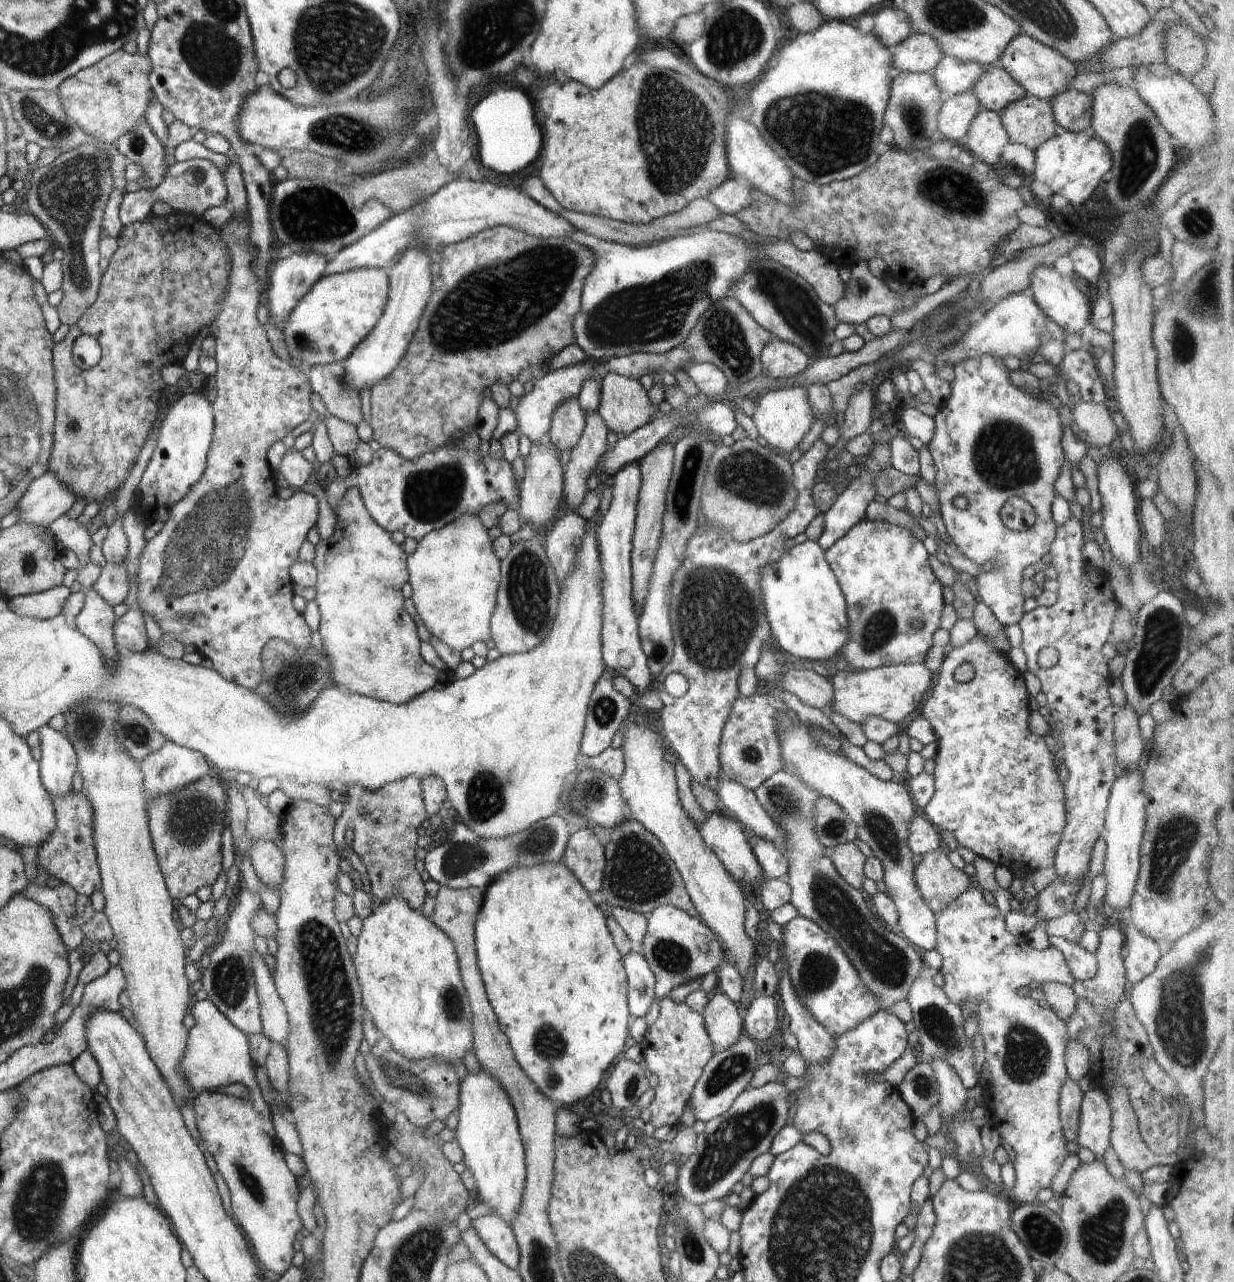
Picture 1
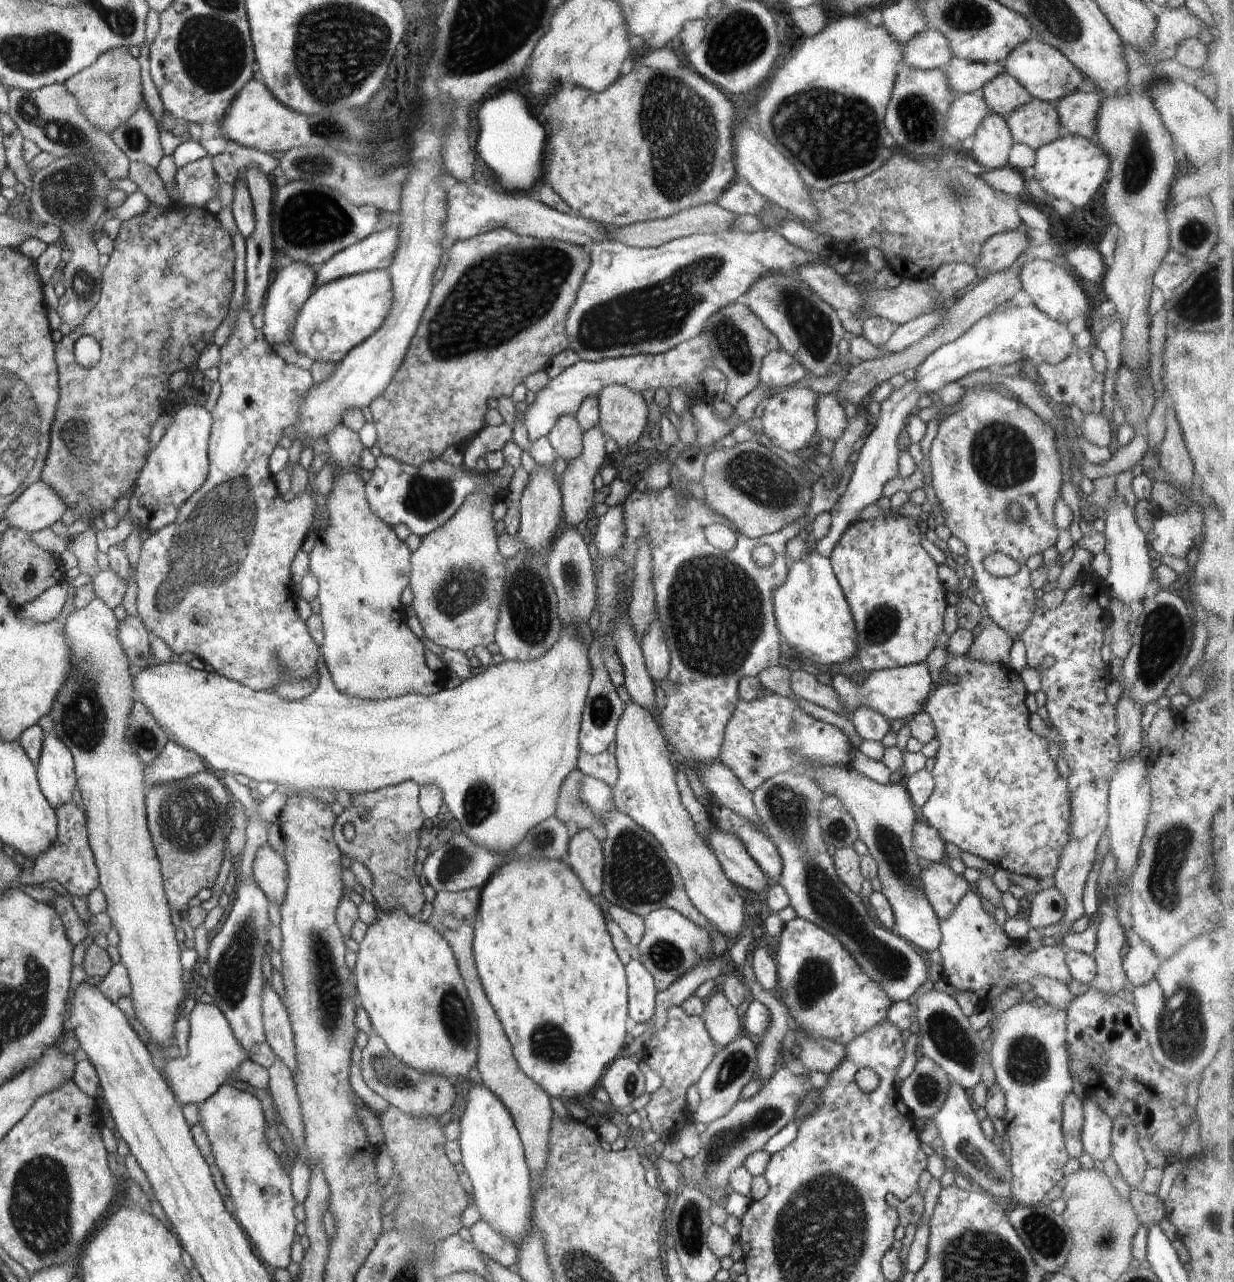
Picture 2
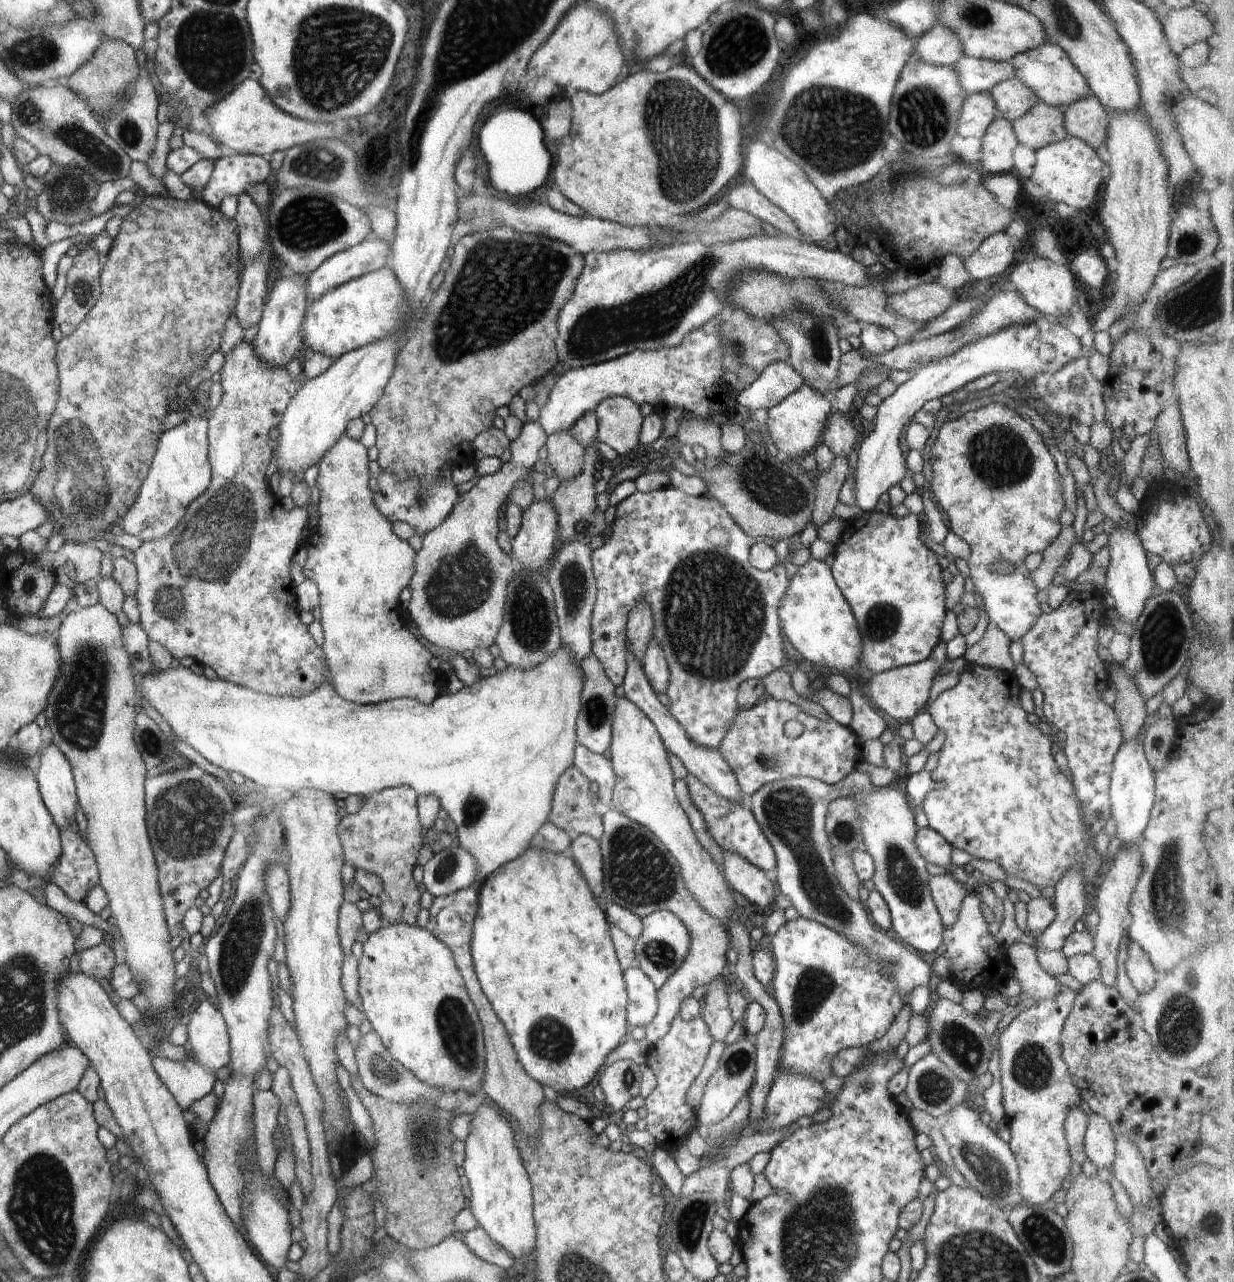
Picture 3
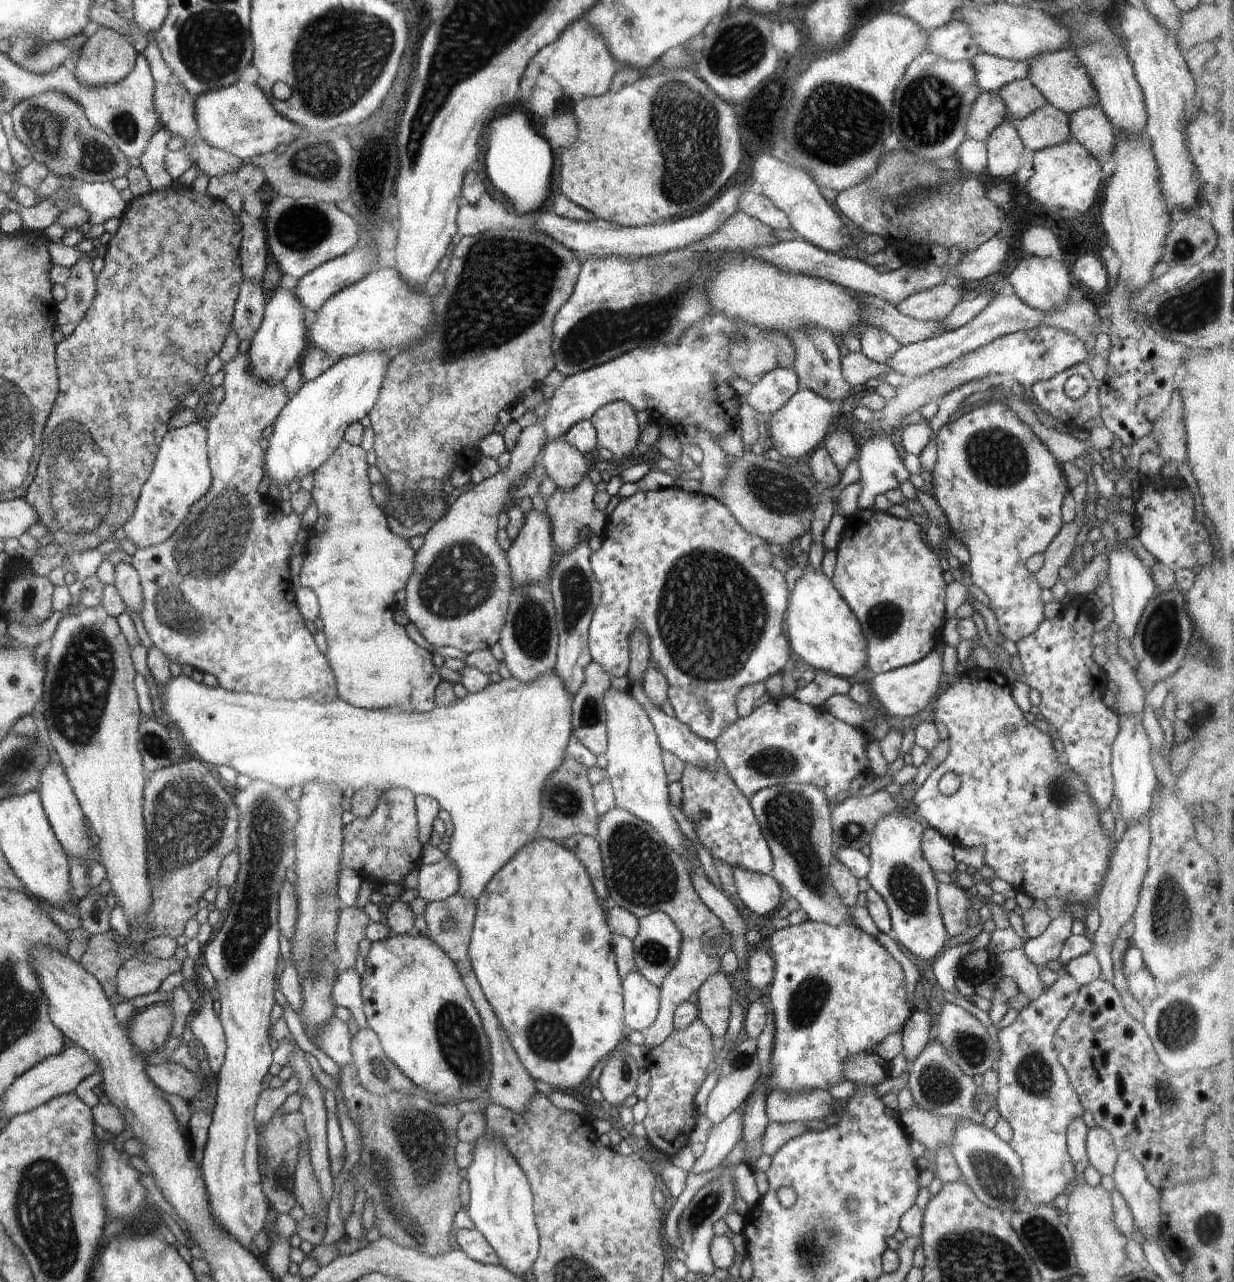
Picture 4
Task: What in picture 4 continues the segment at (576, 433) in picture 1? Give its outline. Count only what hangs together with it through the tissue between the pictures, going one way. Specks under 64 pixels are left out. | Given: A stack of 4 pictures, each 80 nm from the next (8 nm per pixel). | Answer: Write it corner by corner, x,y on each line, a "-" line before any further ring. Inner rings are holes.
562,437
548,441
539,460
547,470
557,490
572,490
589,472
586,458

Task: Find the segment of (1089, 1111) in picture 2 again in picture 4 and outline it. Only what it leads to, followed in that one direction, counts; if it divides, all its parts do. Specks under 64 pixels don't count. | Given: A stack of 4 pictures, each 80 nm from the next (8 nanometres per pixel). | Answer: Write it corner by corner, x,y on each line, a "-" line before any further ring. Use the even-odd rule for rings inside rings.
1090,1122
1086,1137
1086,1148
1092,1165
1101,1176
1111,1177
1114,1174
1118,1158
1118,1148
1111,1134

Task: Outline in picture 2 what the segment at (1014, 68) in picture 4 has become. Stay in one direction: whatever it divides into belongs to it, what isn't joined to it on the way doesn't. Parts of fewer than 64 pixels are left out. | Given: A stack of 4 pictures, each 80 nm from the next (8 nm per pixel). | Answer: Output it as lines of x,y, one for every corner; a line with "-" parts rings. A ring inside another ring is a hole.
954,57
944,70
945,75
949,78
949,87
953,88
956,93
980,93
983,86
996,78
999,74
1005,72
1005,68
1001,63
979,63
976,61
971,61
970,59
963,59

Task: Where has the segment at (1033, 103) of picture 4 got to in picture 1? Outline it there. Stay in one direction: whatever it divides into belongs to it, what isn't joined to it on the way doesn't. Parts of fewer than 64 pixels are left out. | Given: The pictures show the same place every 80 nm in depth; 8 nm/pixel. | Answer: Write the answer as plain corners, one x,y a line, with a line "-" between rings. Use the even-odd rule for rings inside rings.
998,64
989,69
976,81
972,92
982,108
1001,113
1010,103
1023,99
1027,92

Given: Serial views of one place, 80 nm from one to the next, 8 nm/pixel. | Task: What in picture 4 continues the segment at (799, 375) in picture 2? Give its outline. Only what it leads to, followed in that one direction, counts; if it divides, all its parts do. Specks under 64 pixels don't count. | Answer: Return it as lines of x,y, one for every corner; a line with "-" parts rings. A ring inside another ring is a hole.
778,367
767,372
748,394
739,397
739,401
741,404
748,403
757,413
761,412
768,418
799,391
798,383
799,378
794,370

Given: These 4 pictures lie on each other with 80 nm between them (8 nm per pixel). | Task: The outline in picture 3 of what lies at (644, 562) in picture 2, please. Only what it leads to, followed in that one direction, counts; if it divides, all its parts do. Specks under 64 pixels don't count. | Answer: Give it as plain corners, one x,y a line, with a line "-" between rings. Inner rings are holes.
644,602
636,604
629,612
625,635
627,646
634,658
643,664
647,646
653,639
654,623
649,604

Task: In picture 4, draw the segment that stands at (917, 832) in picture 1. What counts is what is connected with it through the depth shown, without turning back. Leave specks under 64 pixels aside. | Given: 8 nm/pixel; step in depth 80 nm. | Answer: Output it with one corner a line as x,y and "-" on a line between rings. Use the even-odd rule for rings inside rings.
928,828
921,838
921,851
926,862
934,872
942,871
951,876
957,873
957,862
954,859
954,845
937,830

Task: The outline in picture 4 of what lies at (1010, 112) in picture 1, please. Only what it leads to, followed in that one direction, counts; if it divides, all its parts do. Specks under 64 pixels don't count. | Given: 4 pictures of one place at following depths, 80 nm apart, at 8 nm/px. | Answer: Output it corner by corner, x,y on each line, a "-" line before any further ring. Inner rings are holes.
1048,102
1014,125
1024,146
1035,152
1064,144
1071,138
1069,115

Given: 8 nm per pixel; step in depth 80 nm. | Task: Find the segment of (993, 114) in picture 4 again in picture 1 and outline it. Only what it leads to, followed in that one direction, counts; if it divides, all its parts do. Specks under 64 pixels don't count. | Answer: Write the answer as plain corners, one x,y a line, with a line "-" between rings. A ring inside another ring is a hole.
972,91
945,98
937,118
939,134
961,145
981,108

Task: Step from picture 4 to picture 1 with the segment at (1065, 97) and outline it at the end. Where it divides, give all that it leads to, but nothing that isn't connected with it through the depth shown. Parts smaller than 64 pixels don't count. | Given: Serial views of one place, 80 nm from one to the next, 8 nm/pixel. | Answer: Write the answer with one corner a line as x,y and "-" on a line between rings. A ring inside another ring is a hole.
1022,32
1008,43
998,60
998,65
1010,74
1028,95
1045,101
1050,101
1052,97
1072,89
1072,81
1078,74
1078,70
1071,60

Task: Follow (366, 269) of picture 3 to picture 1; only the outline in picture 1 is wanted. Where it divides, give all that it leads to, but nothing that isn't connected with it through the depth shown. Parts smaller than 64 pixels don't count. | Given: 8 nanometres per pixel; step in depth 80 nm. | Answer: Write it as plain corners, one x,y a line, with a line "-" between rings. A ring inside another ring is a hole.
459,177
418,201
408,210
392,215
377,229
337,252
328,260
323,276
345,273
354,269
392,268
400,255
412,243
422,243
430,250
439,250
450,243
459,243
479,232
506,225
533,237
571,238
575,226
554,211
544,208
514,186
496,186
490,182
472,181

